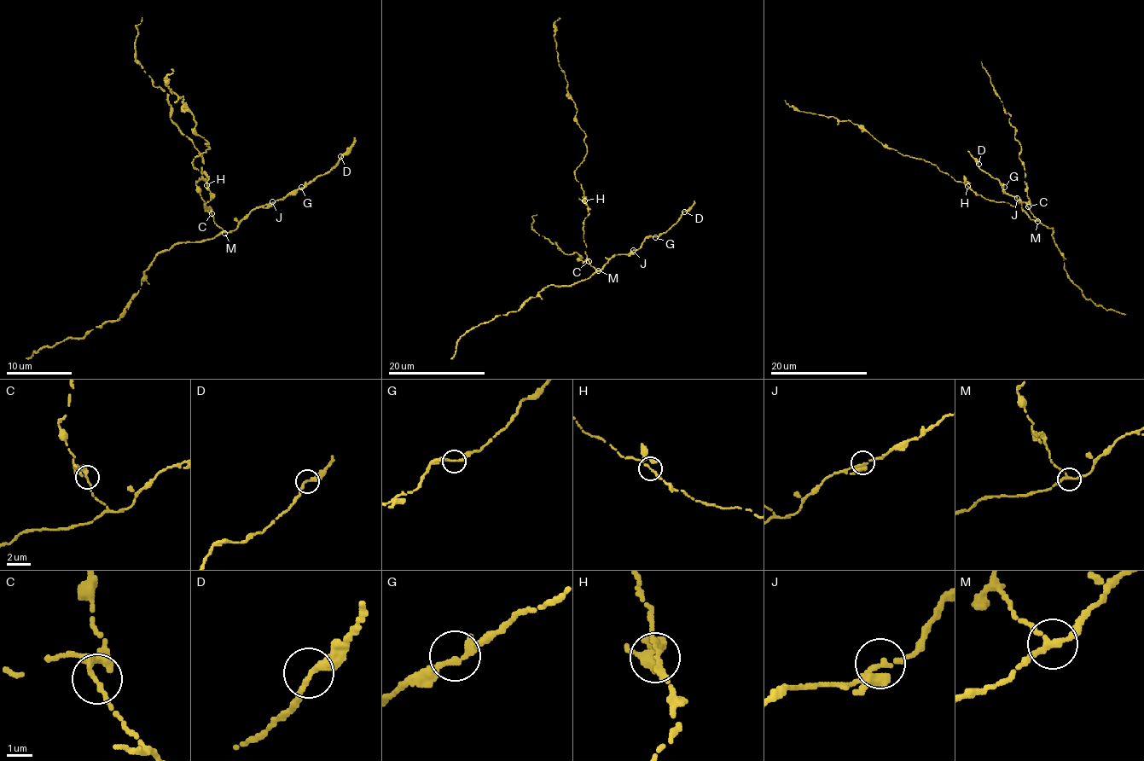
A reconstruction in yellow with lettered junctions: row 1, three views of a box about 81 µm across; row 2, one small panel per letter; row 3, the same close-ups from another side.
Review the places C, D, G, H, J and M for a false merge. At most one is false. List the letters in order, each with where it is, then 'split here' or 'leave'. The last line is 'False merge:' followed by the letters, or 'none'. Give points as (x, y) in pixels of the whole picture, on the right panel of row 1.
C: place (1028, 206); leave
D: place (978, 164); leave
G: place (1004, 187); leave
H: place (967, 186); leave
J: place (1017, 198); leave
M: place (1037, 221); leave
False merge: none

